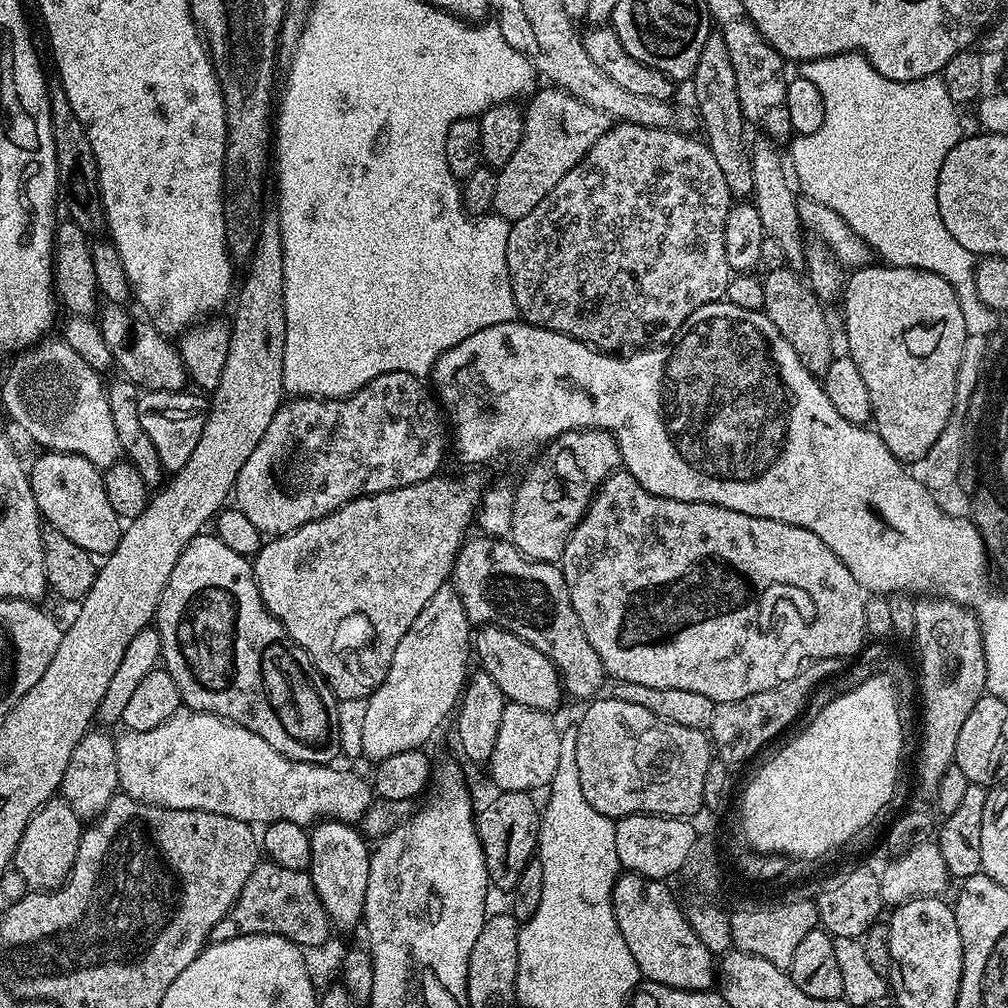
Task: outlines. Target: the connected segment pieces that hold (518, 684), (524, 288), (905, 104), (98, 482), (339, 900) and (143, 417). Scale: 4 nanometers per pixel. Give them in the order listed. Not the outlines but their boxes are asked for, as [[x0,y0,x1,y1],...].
[[474,626,562,713],[506,123,734,354],[790,52,1002,337],[30,451,122,558],[310,818,370,929],[138,391,206,474]]

